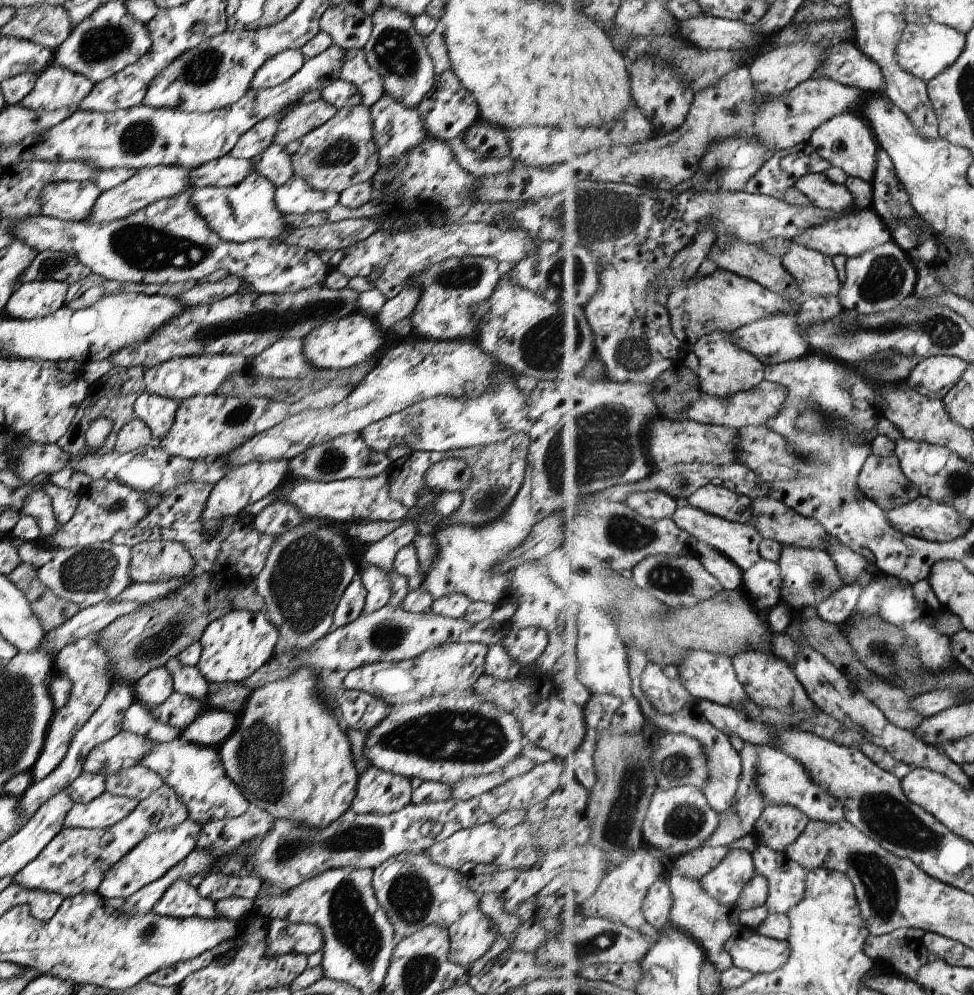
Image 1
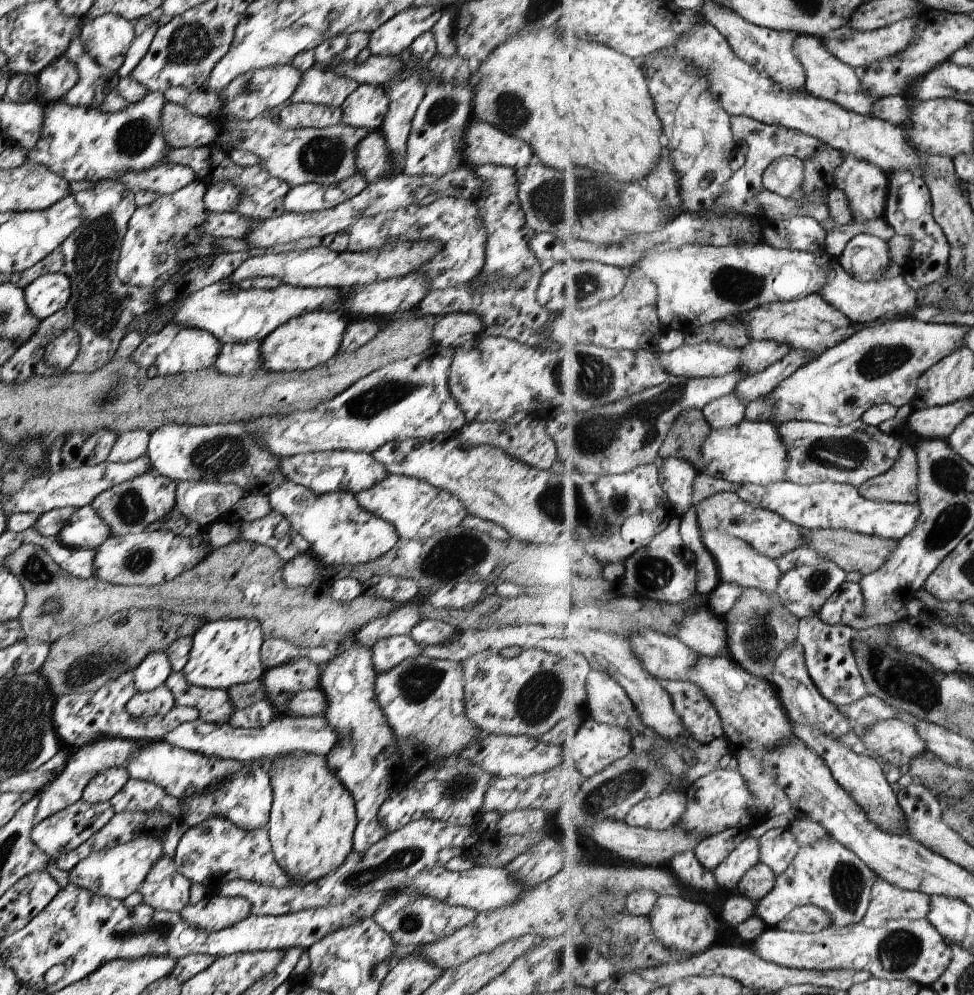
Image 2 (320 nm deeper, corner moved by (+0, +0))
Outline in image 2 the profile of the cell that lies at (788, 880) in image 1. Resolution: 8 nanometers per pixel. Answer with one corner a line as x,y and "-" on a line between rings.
760,862
743,875
736,891
758,904
775,888
776,880
774,870
769,865

